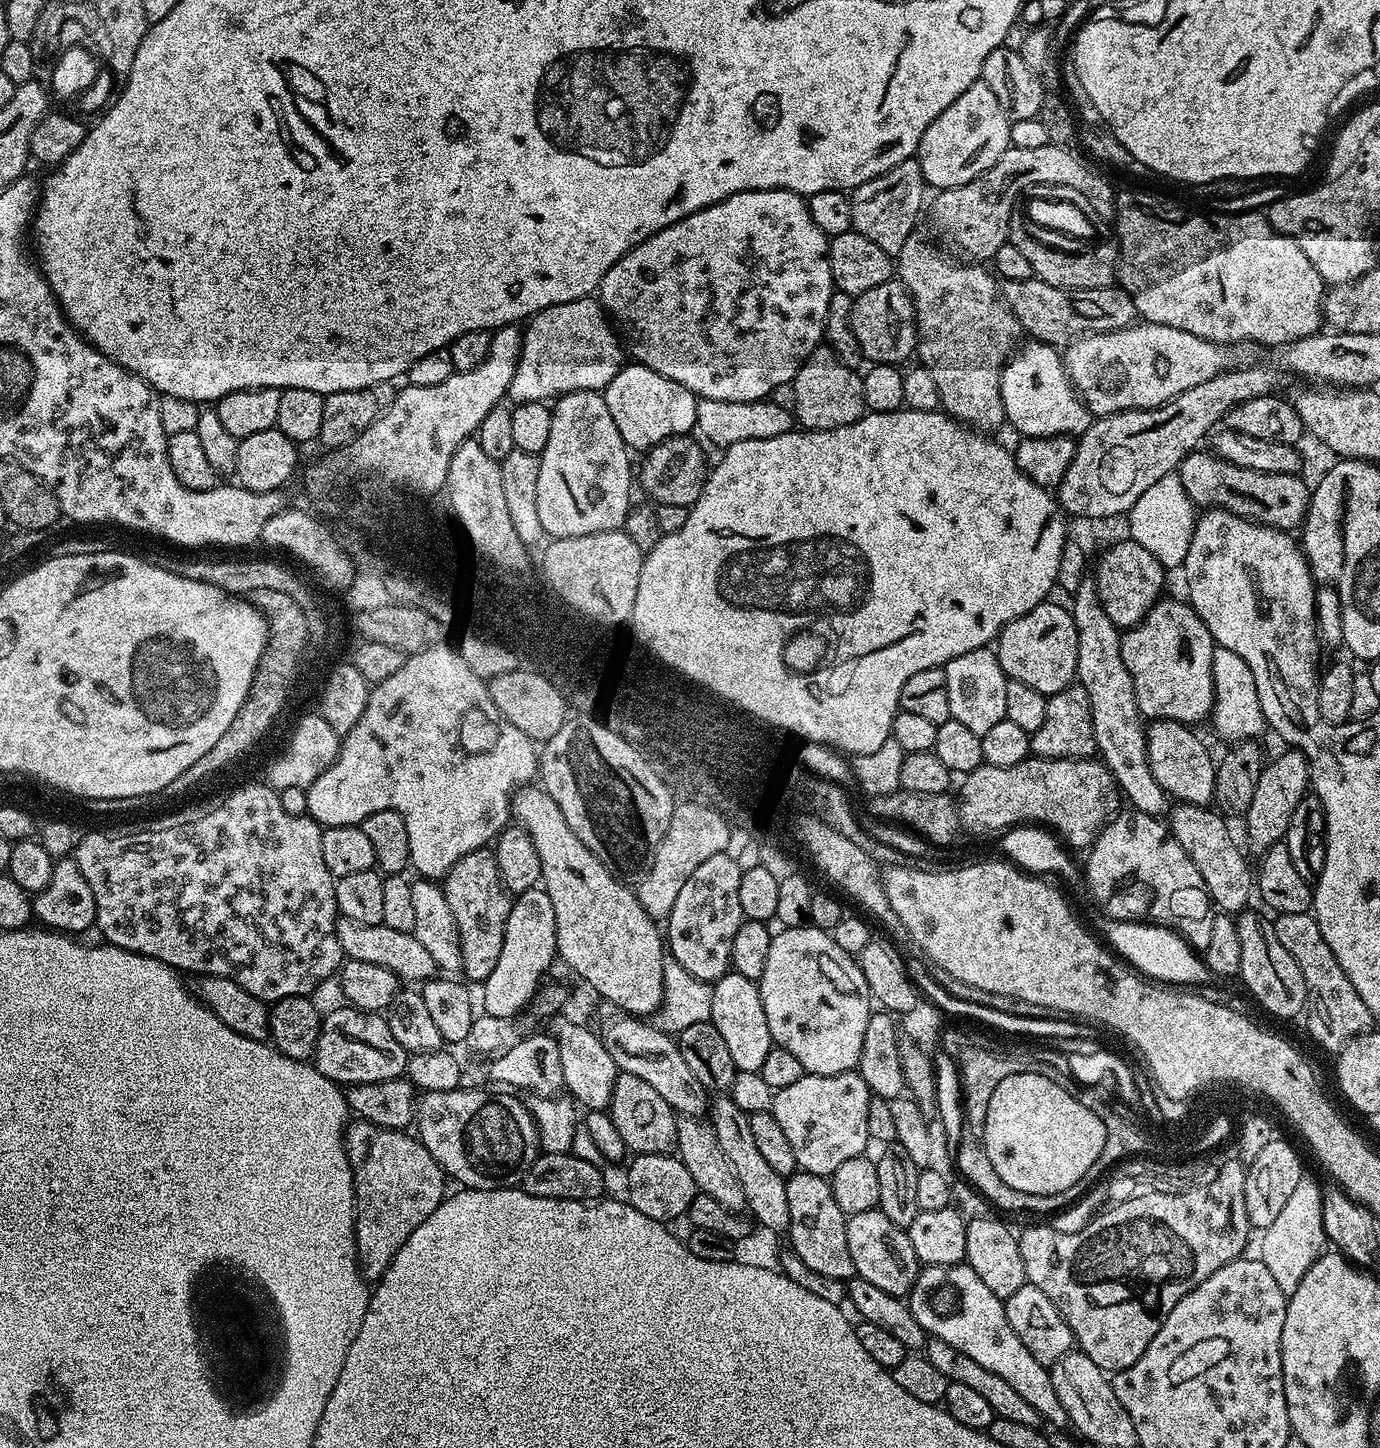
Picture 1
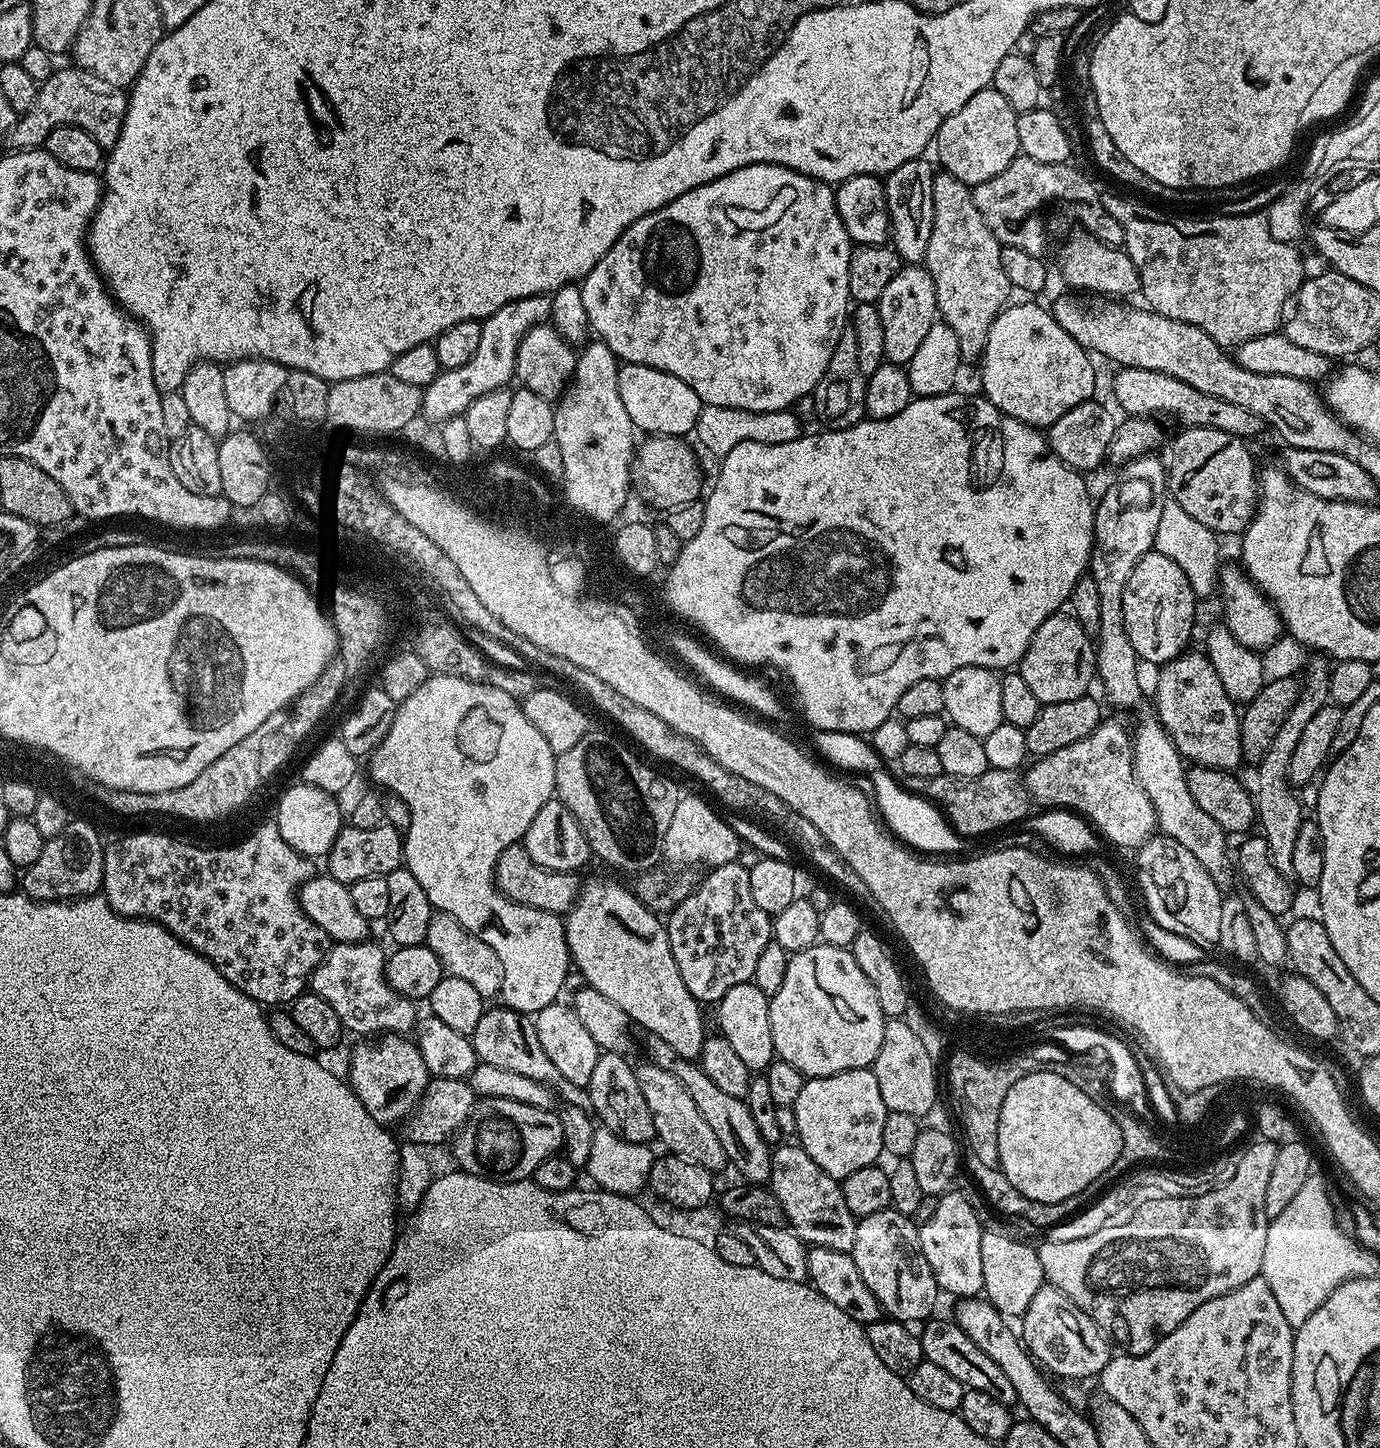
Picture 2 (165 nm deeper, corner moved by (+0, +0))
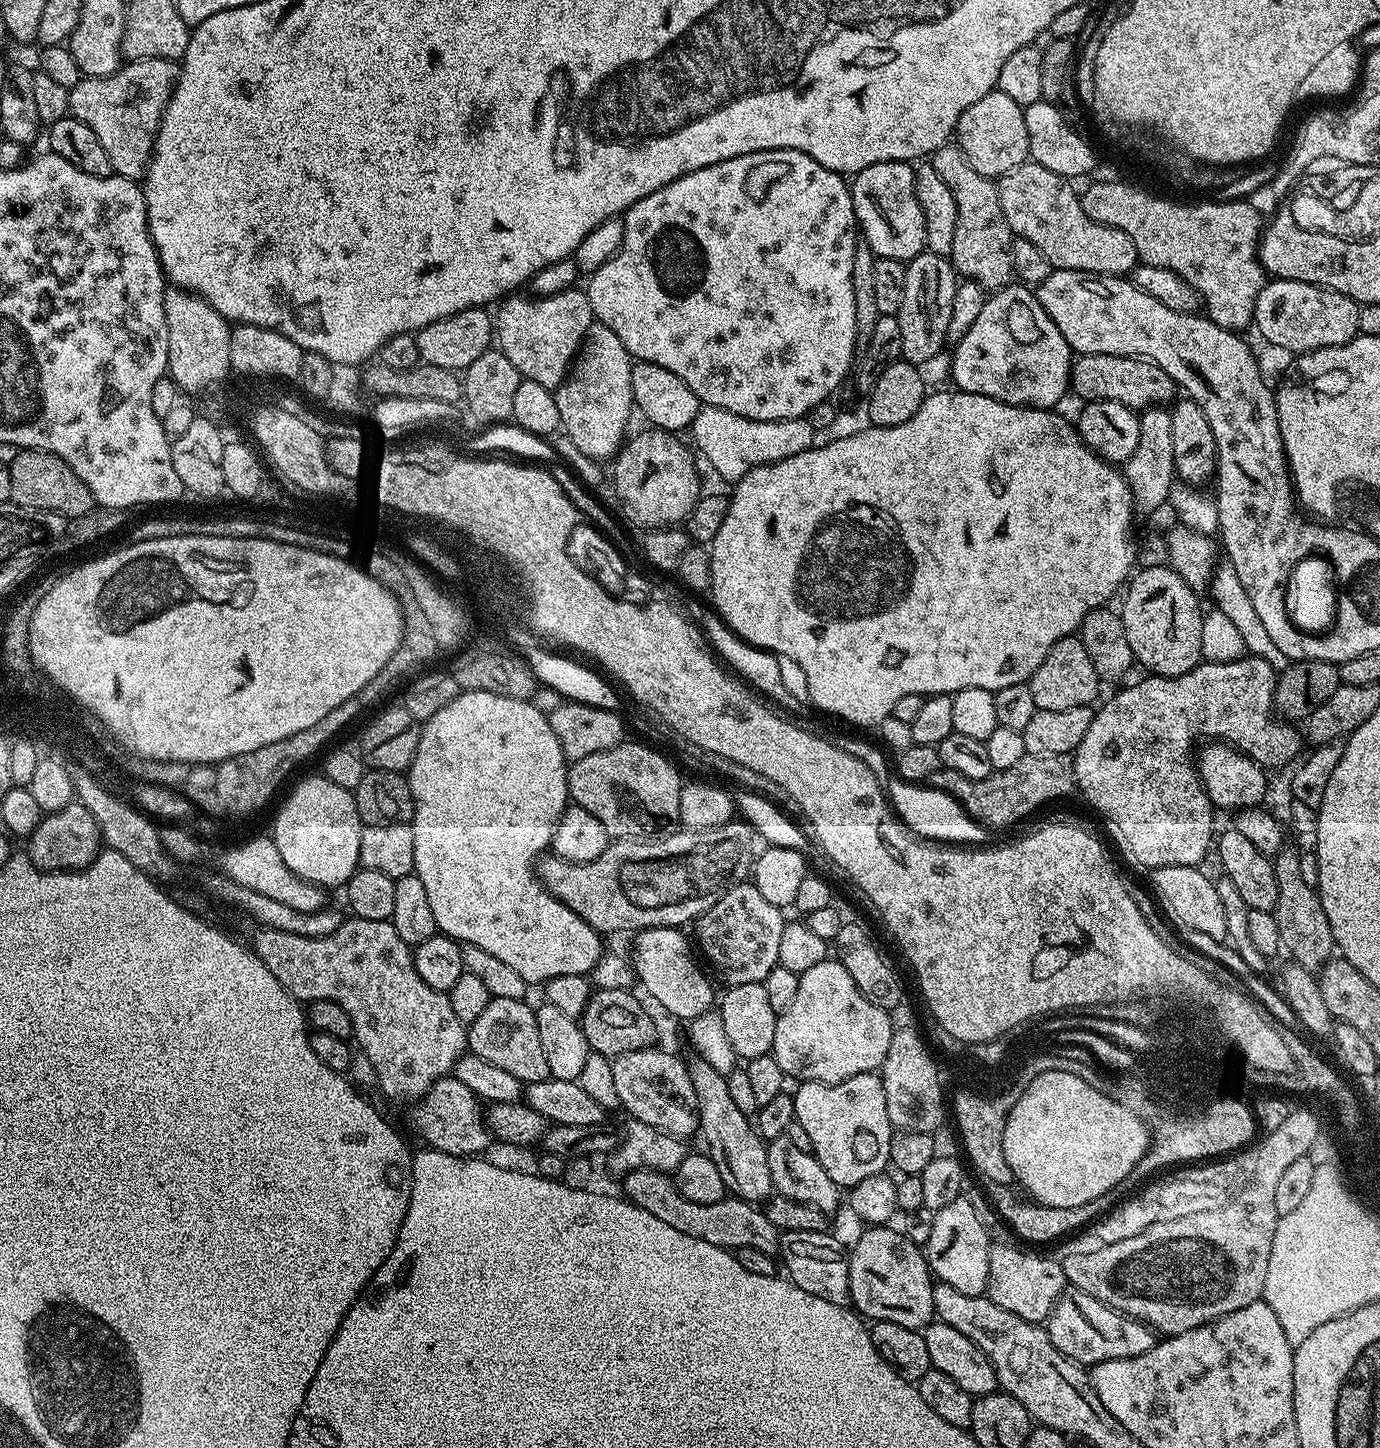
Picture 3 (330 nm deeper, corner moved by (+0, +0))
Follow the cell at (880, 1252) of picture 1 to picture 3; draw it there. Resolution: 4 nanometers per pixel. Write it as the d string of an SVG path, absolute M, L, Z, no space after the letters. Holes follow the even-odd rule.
M872 1226L850 1248L850 1304L865 1321L894 1322L899 1326L923 1330L933 1323L934 1276L921 1245L907 1239L892 1226Z

